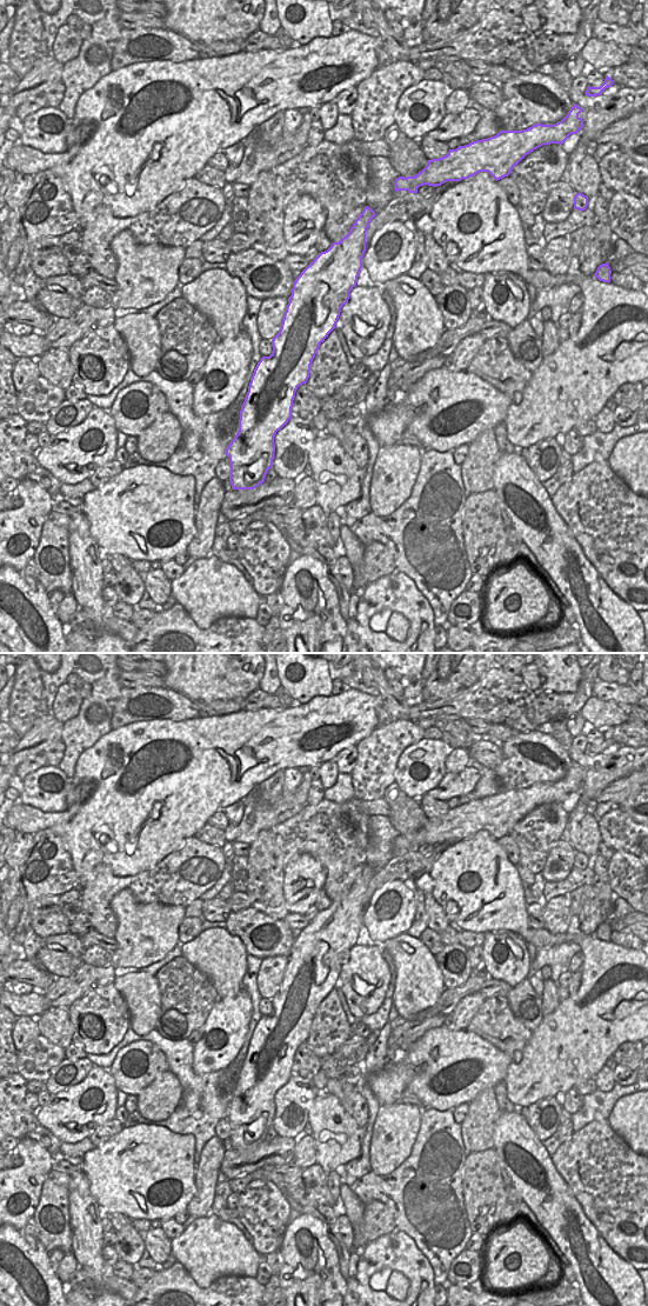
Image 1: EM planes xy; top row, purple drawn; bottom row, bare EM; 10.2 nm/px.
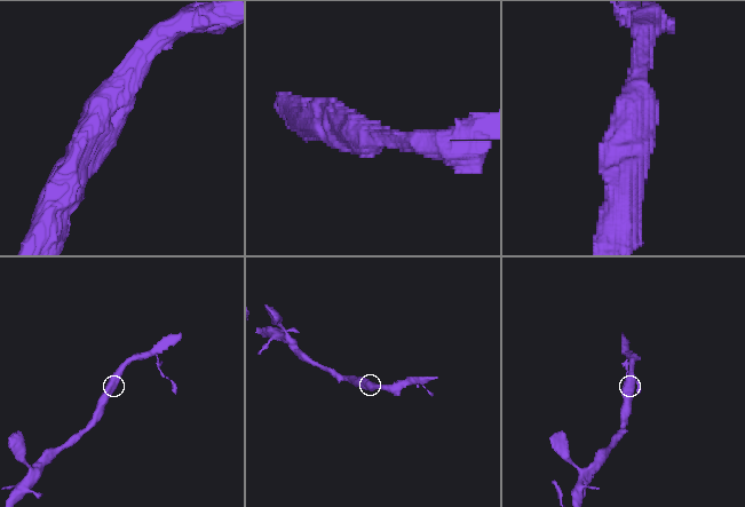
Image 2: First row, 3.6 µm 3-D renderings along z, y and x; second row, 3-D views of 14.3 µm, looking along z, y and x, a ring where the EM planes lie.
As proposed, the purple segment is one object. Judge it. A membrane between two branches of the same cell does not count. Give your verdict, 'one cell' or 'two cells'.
one cell

